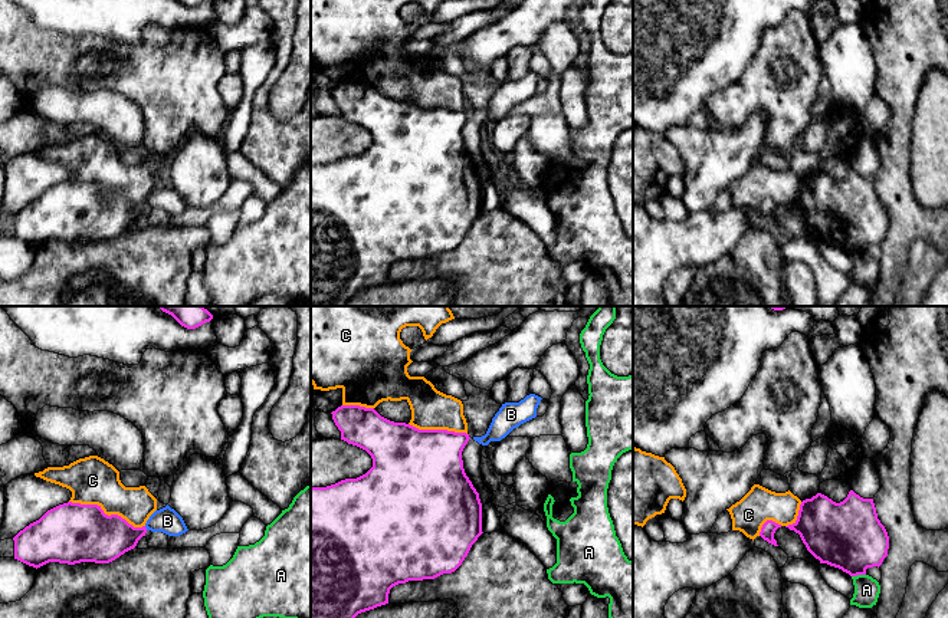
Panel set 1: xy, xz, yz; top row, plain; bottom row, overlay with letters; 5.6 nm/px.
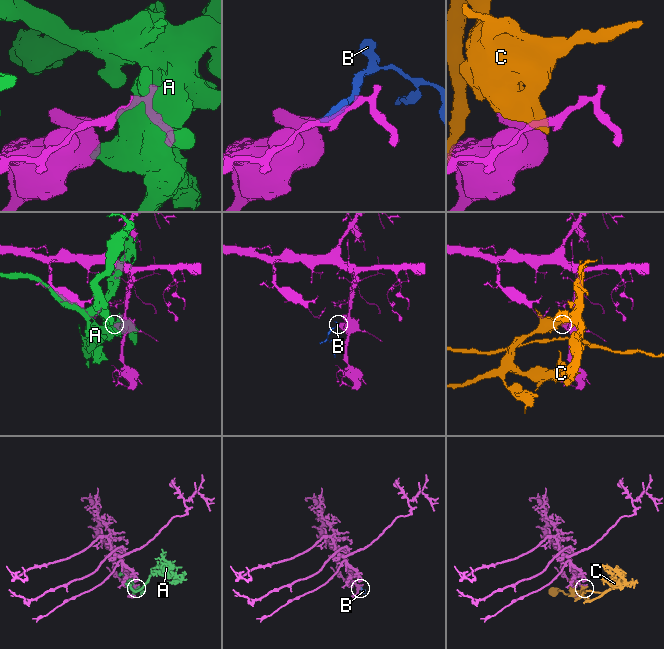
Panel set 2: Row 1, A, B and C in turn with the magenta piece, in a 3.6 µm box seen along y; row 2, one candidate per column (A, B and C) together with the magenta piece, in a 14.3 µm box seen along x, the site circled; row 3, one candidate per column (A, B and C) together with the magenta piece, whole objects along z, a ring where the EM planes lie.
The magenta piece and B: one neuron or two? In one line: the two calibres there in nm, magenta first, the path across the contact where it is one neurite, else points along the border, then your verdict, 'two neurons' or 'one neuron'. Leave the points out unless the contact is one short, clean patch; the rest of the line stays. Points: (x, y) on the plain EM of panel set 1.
260 nm thick on the magenta side, 140 nm on the other; runs through xy (102, 216), (128, 214), (146, 206), (160, 199), (167, 199); one neuron

